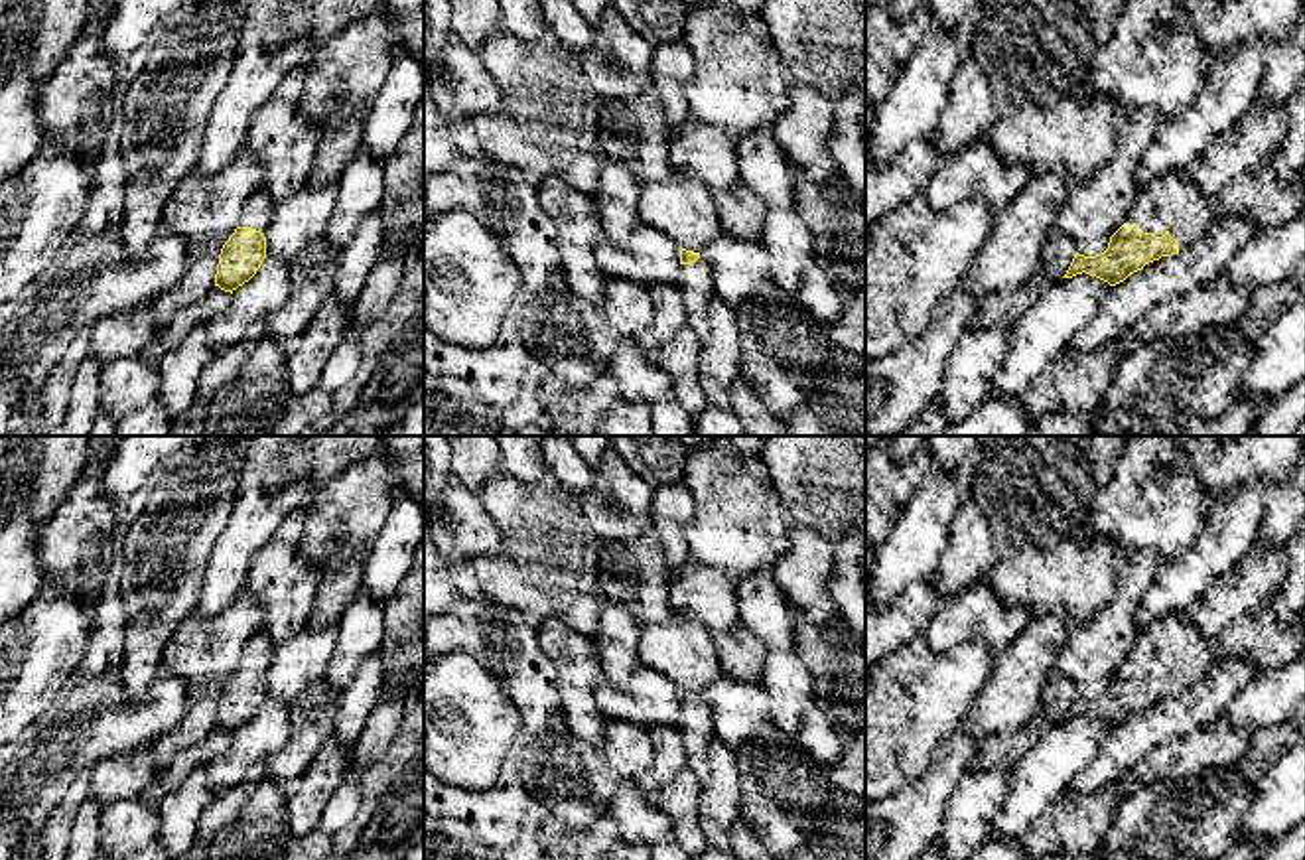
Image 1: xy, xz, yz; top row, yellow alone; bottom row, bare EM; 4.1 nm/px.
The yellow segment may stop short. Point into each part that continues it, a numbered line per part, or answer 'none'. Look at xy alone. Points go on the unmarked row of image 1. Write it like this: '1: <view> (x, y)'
1: xy (257, 653)

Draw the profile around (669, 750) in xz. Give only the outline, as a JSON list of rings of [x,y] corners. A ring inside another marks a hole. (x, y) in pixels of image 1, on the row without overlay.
[[[676,724],[652,726],[649,738],[652,742],[654,761],[635,783],[649,801],[654,801],[660,787],[688,767],[688,753]]]

